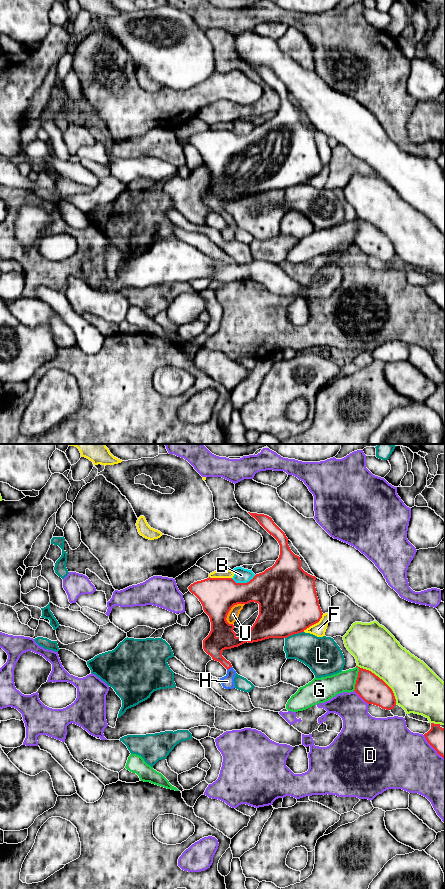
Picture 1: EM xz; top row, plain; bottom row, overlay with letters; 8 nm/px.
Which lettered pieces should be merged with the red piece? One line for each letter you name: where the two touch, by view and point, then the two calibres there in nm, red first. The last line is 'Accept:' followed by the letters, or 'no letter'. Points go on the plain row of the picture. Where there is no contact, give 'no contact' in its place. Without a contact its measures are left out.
H: meets red in xz at (229, 220); 190 nm thick on the red side, 100 nm on the other
U: meets red in xz at (230, 161); 280 nm thick on the red side, 90 nm on the other
Accept: H, U

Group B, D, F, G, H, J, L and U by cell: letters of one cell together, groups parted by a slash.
B / D / F / G / H U / J / L

